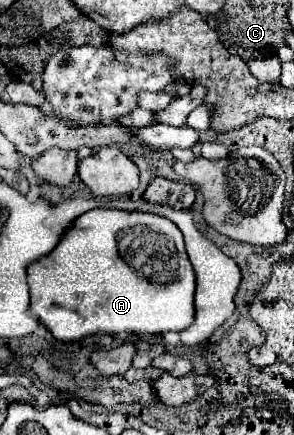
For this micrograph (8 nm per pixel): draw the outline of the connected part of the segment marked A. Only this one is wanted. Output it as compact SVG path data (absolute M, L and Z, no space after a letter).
M92 209L80 215L74 225L64 233L62 241L56 245L52 253L28 265L28 287L30 287L30 311L40 319L56 339L60 341L76 341L94 333L146 333L146 335L160 335L164 331L182 331L192 325L194 321L194 269L184 249L184 239L180 229L166 217L158 217L154 213L126 213L118 209Z

